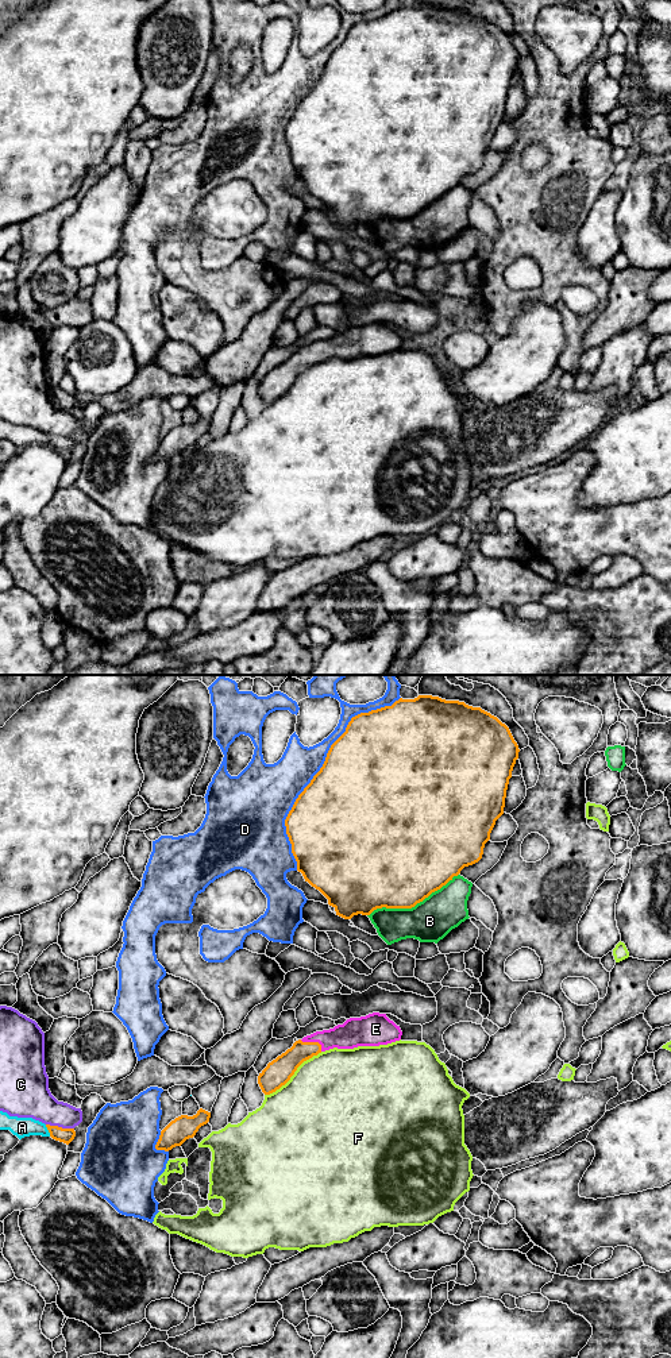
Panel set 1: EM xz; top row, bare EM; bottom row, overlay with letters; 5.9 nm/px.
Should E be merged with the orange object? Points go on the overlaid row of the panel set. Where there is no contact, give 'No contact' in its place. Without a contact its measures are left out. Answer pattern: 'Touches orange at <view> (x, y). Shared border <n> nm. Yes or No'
Touches orange at xz (313, 1042). Shared border 150 nm. Yes

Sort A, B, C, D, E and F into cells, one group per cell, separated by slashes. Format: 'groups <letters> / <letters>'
groups A / B / C / D / E / F

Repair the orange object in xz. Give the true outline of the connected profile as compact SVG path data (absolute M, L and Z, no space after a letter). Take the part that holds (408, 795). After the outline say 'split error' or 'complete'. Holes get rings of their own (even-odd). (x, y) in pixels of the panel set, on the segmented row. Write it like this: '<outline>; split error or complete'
M419 695L414 699L400 698L392 706L352 717L346 732L331 745L323 767L298 795L285 819L297 871L302 873L305 881L328 899L328 904L335 908L336 915L344 919L351 919L358 914L370 915L382 907L414 907L458 876L464 867L482 859L485 844L490 840L495 821L504 814L506 790L518 752L518 745L505 724L481 707L473 707L459 701L446 701L432 695Z; complete

